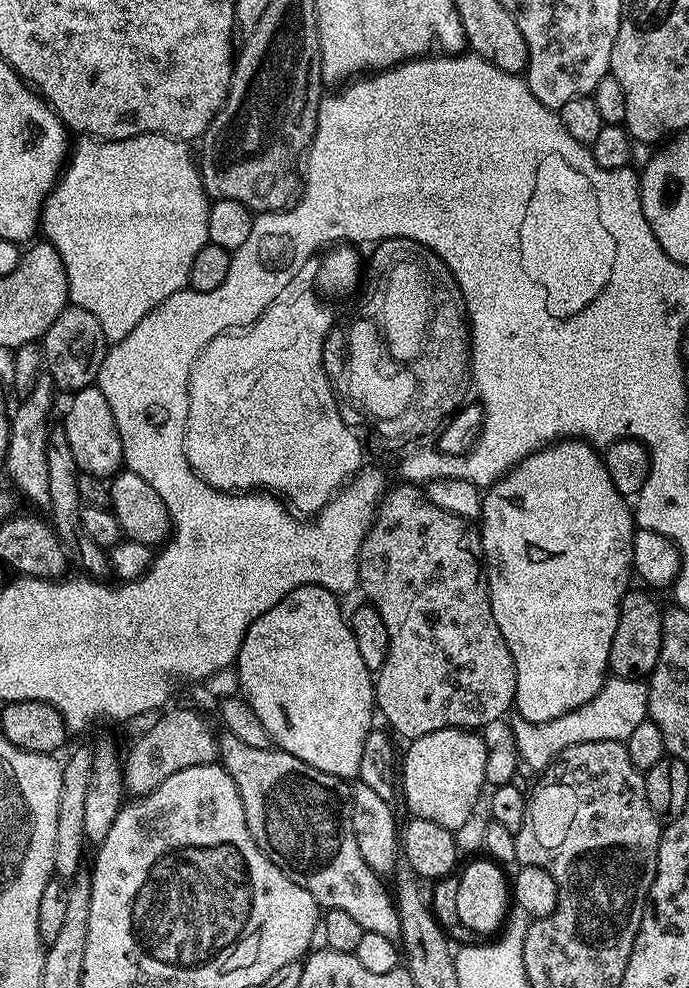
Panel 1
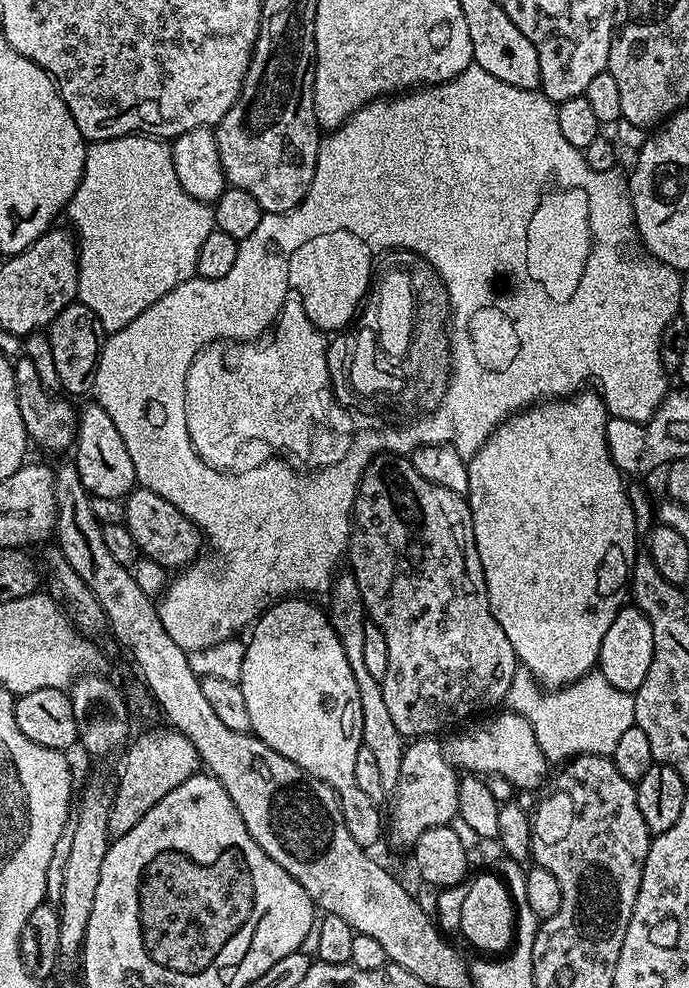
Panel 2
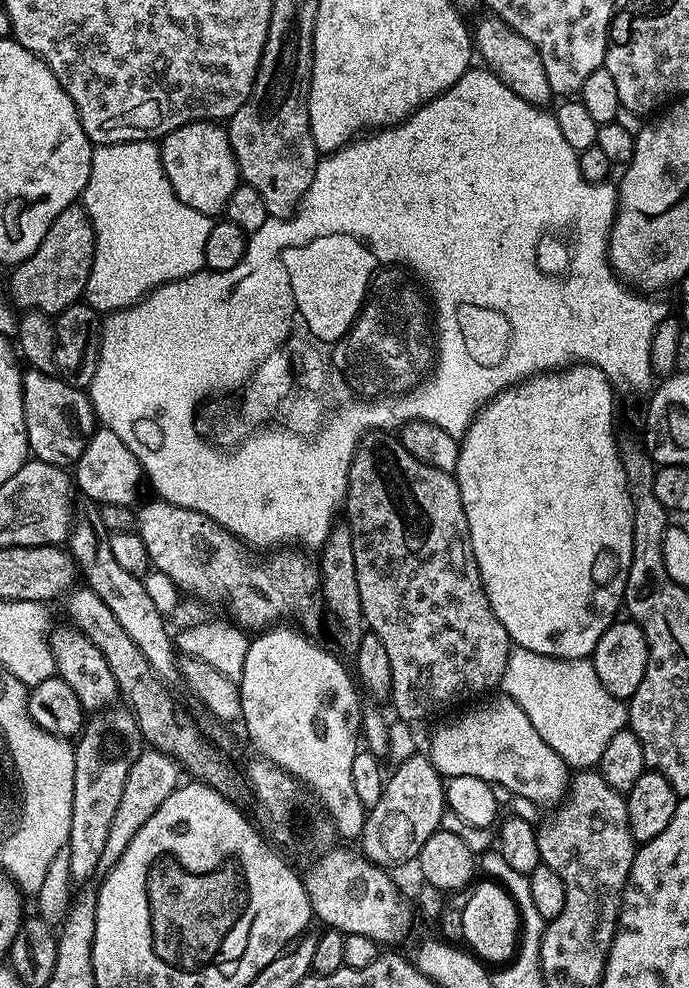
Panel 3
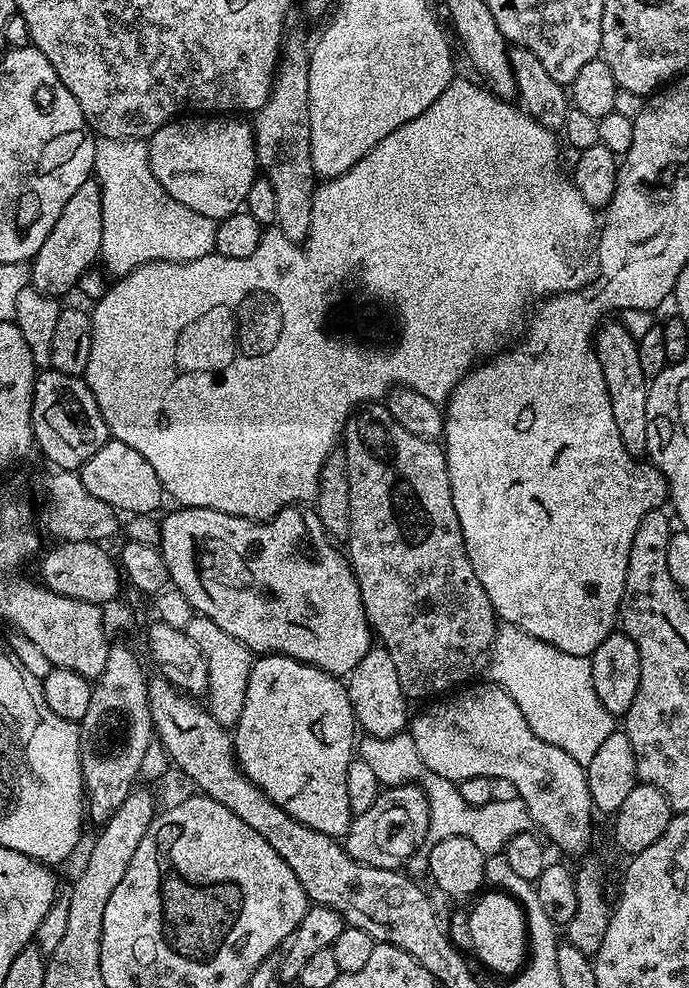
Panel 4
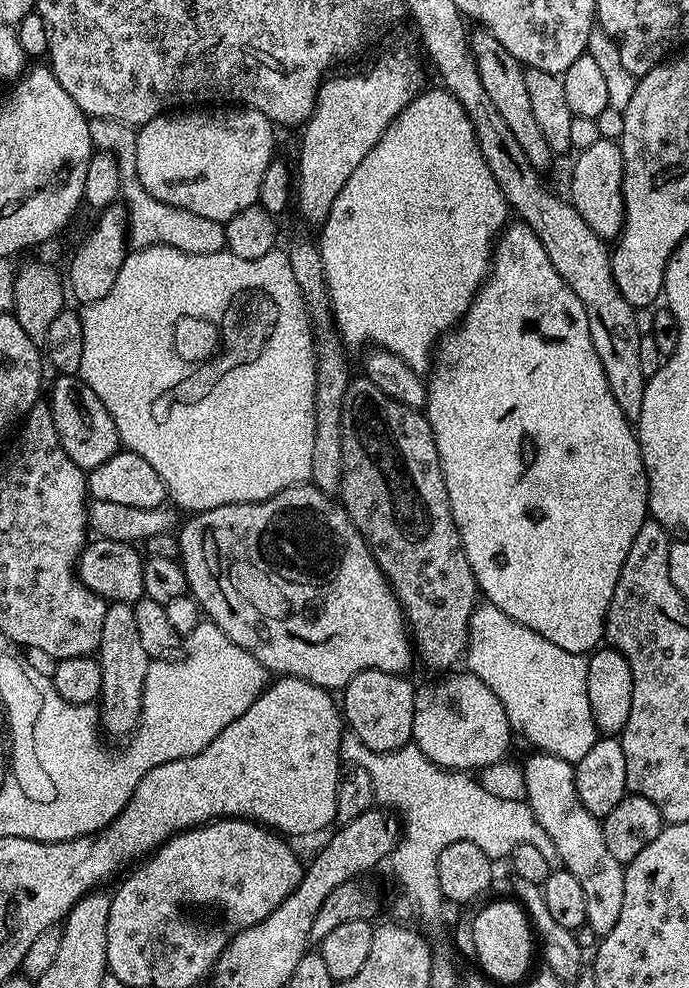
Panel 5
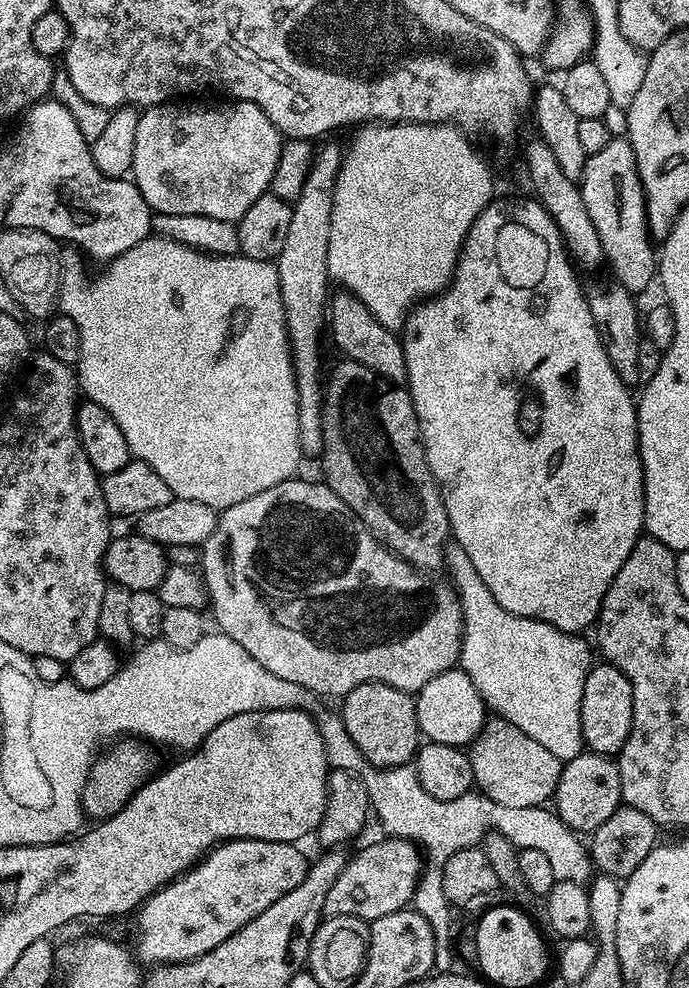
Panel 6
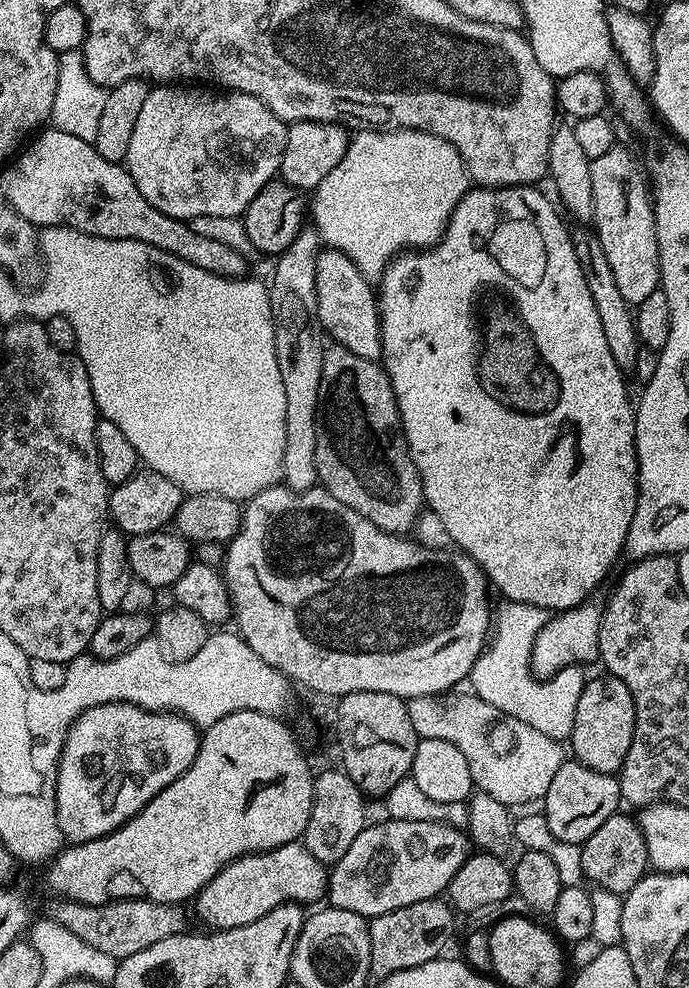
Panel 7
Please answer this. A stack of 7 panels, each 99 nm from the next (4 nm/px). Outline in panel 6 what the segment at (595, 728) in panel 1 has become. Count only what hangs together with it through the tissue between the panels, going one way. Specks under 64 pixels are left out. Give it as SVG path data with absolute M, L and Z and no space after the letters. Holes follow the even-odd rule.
M449 542L444 546L444 562L446 572L449 572L451 583L456 589L456 595L460 597L460 619L462 621L462 635L460 637L460 659L459 667L464 670L469 676L471 682L477 687L478 694L484 699L485 704L497 717L504 719L506 722L513 723L519 730L527 734L529 738L534 738L534 741L539 745L544 746L554 754L555 758L560 761L567 762L579 756L585 751L584 739L582 738L582 686L586 686L586 678L588 672L594 666L592 660L592 652L594 656L594 648L591 643L588 644L580 634L569 634L558 630L554 626L550 626L541 620L534 618L526 618L518 614L510 614L510 610L506 610L502 606L498 606L498 602L494 598L494 594L490 594L490 590L486 586L486 582L482 582L482 577L478 575L478 570L474 570L474 562L470 562L470 557L467 556L466 550L462 550L462 546L455 542Z

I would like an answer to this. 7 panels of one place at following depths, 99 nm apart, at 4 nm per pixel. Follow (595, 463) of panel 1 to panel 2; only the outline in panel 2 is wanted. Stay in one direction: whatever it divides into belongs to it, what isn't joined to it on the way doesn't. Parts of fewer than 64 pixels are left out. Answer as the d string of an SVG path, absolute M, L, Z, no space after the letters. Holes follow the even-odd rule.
M588 390L577 391L567 398L552 398L509 416L503 424L499 424L488 435L488 441L481 448L476 449L467 461L466 499L472 511L474 538L478 546L478 558L482 558L482 570L486 578L492 616L498 618L498 626L502 626L506 638L510 638L510 646L514 646L517 661L527 668L537 684L548 690L573 684L597 667L602 650L602 638L606 638L606 630L610 630L610 622L614 622L618 610L625 607L632 567L638 555L638 549L636 549L638 529L634 510L630 506L626 480L621 470L611 460L610 450L607 448L608 409L604 407L604 397L599 391L584 391Z

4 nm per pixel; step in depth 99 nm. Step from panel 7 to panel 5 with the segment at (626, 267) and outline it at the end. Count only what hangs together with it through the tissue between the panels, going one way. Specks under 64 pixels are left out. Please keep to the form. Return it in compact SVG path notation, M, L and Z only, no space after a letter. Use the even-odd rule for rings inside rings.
M601 138L594 142L594 146L589 146L587 150L576 152L576 161L572 164L572 196L570 203L576 207L578 214L582 214L582 222L594 230L601 240L612 242L620 235L624 229L624 159L619 143L615 139Z

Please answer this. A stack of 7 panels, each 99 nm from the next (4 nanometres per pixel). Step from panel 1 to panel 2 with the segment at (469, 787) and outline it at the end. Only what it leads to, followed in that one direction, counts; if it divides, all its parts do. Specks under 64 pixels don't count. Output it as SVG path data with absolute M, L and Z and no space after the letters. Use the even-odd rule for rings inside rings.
M416 738L405 747L401 777L392 804L392 820L387 821L386 836L400 848L411 849L426 830L457 819L459 779L457 769L448 763L445 749L436 738Z

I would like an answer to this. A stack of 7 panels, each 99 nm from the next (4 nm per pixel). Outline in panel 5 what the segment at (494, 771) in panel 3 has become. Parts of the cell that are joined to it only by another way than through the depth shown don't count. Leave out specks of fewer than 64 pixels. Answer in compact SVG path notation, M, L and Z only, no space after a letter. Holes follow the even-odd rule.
M460 671L417 689L411 741L441 768L470 772L503 761L514 733L498 696L476 675ZM533 753L523 763L525 776L526 802L531 806L539 824L555 844L561 864L582 885L586 895L587 927L598 938L614 930L622 912L625 898L625 865L606 847L603 823L584 806L577 797L575 767L548 753Z

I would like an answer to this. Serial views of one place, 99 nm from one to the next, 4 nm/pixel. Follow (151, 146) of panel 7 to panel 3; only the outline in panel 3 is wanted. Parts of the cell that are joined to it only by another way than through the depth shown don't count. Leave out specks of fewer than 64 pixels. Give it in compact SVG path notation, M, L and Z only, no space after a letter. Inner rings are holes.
M192 120L163 137L159 145L162 166L166 170L166 178L170 178L170 186L174 186L174 194L178 194L178 198L186 202L186 206L194 206L194 210L207 216L219 217L228 207L230 194L234 194L234 190L242 183L240 166L230 144L227 127L211 120Z

